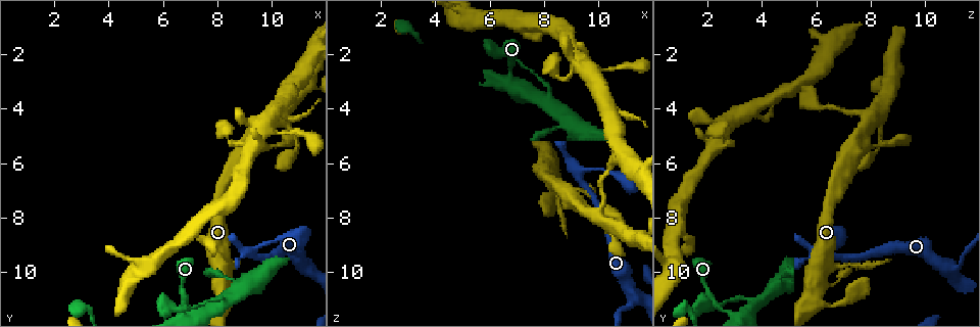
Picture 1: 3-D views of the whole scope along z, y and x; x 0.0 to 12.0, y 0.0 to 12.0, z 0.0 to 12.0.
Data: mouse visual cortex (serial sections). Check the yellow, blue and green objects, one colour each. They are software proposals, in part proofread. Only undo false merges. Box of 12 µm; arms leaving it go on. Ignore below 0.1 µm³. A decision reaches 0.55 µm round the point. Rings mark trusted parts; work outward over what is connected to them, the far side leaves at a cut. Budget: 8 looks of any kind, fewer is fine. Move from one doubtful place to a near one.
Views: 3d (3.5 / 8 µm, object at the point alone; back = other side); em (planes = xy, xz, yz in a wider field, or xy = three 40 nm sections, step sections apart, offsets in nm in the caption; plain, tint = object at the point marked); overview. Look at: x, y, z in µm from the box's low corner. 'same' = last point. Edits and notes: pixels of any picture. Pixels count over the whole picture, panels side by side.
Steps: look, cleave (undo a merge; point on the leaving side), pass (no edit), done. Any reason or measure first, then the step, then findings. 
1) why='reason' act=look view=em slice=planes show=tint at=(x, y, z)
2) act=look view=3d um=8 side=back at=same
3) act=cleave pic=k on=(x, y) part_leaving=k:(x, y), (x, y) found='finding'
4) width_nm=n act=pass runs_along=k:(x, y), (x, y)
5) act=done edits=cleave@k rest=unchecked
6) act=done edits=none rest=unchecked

why='arms part here' act=look view=3d um=8 at=(6.8, 11.1, 2.2)

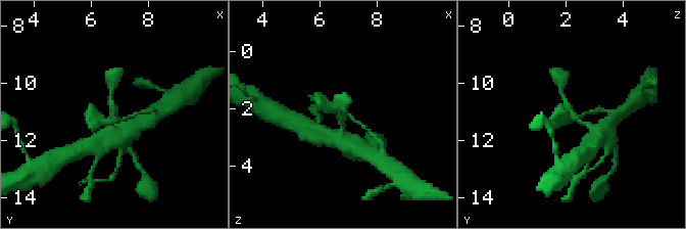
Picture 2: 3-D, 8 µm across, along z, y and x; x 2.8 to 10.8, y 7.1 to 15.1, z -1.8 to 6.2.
act=look view=em slice=xy step=5 show=tint at=(6.8, 11.0, 2.2)

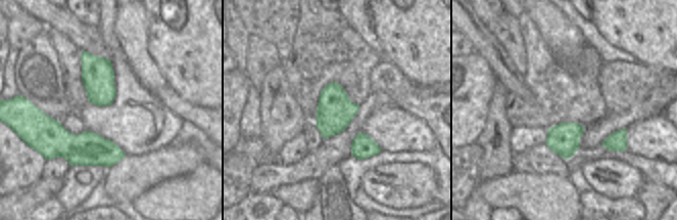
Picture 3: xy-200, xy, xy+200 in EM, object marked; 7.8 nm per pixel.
act=pass runs_along=2:(561, 87), (571, 110), (594, 132) found='one cell here'

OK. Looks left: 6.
act=look view=3d um=3.5 at=(9.3, 9.3, 6.4)

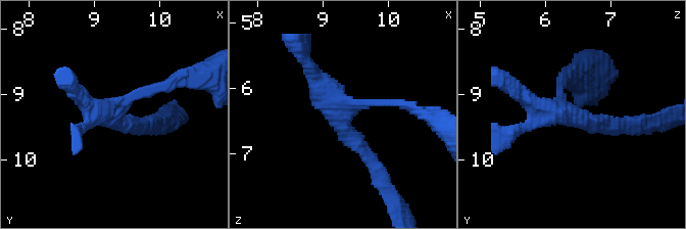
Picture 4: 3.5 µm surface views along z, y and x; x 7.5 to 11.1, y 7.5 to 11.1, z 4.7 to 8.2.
act=look view=em slice=xy step=5 show=tint at=(9.25, 9.30, 6.40)

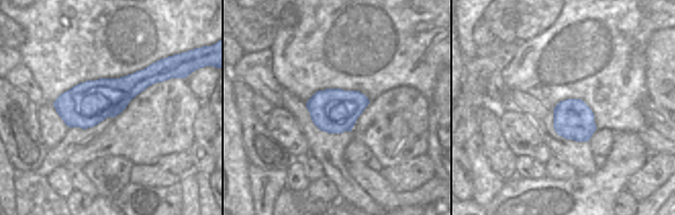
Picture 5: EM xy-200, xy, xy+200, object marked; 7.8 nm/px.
act=pass runs_along=4:(625, 123), (575, 117), (559, 82) found='continuous, no second cell'

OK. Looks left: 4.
why='four or more arms meet' act=look view=3d um=3.5 side=back at=(9.9, 4.4, 7.9)

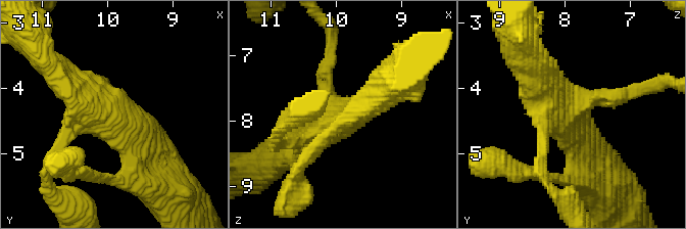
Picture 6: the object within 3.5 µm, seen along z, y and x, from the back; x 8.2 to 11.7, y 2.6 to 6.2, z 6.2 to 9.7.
arms=4 arm_widths_nm=200,250,350,450 act=look view=em slice=planes show=tint at=(9.85, 4.30, 7.90)

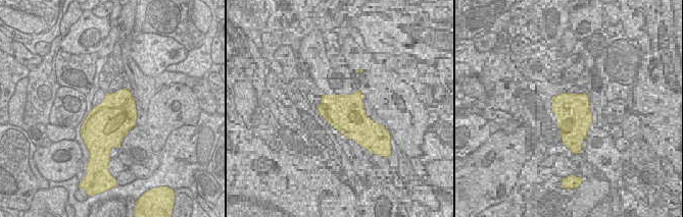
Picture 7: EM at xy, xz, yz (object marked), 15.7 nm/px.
act=pass runs_along=6:(157, 157), (100, 95) found='one cell here'

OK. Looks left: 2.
act=done edits=none rest=unchecked

